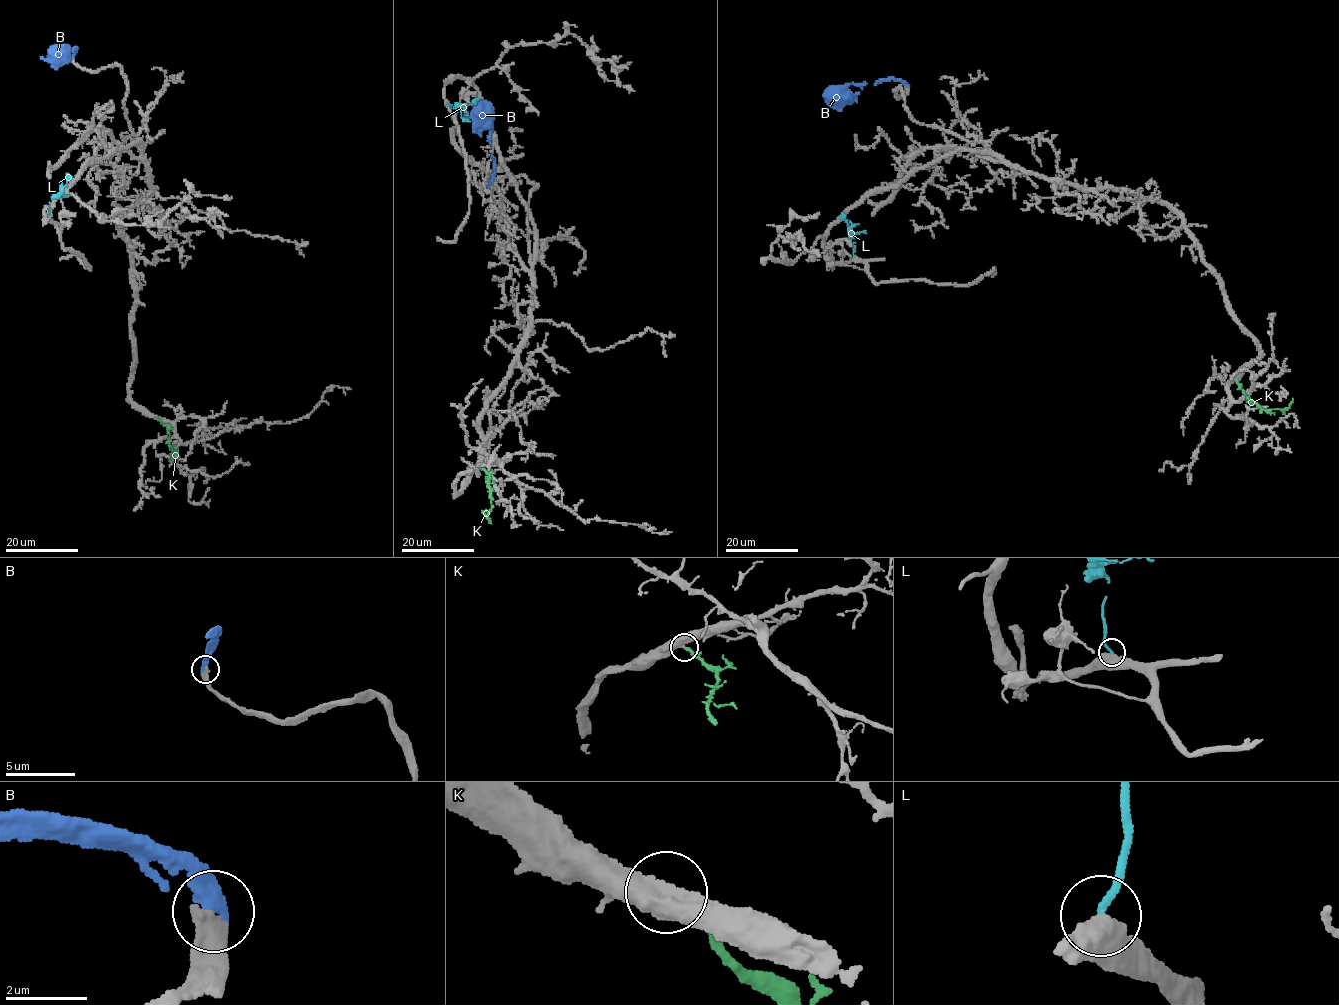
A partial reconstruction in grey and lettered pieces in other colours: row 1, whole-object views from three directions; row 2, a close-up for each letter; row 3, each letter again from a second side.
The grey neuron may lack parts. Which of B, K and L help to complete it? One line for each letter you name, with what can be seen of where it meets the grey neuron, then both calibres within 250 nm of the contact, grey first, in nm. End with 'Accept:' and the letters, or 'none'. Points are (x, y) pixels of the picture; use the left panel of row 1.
B: contact (73, 58); calibres 400 and 360 nm
K: contact (156, 416); calibres 500 and 200 nm
Accept: B, K

